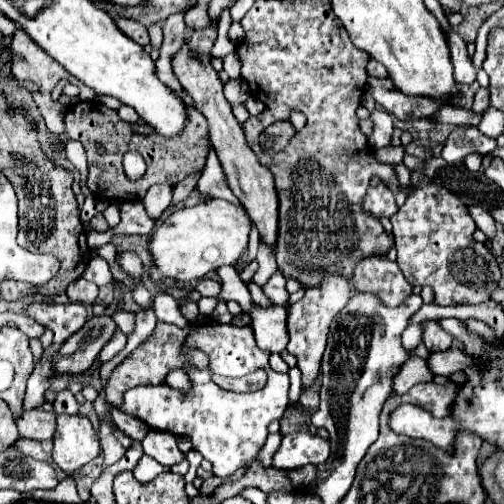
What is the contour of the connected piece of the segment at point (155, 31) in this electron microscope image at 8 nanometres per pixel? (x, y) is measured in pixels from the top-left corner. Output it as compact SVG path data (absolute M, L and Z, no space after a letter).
M154 23L148 27L150 42L153 49L160 49L163 41L162 25Z

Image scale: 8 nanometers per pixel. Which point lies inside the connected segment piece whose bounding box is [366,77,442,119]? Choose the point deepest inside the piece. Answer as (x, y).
(382, 90)

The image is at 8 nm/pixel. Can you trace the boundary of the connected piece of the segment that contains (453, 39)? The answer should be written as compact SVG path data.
M448 33L448 47L450 47L450 59L454 67L454 79L458 83L474 83L476 71L472 67L472 61L466 51L466 43L458 33Z

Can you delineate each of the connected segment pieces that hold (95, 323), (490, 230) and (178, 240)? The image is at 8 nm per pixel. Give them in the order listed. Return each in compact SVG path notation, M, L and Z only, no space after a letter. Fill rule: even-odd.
M110 315L90 317L86 325L78 333L74 333L74 337L68 337L68 341L62 343L62 349L58 349L52 363L54 375L78 375L82 371L88 371L114 331L116 323Z
M474 205L474 207L466 207L466 209L468 209L470 217L476 221L476 227L484 231L484 235L488 237L488 241L492 241L492 239L494 239L494 235L496 235L492 215L490 215L488 211L484 211L482 207L478 207L478 205Z
M212 199L194 207L182 207L168 215L160 225L156 225L150 235L150 281L154 285L160 285L166 279L182 283L198 281L222 265L234 265L246 251L248 233L250 219L246 211L228 201Z

